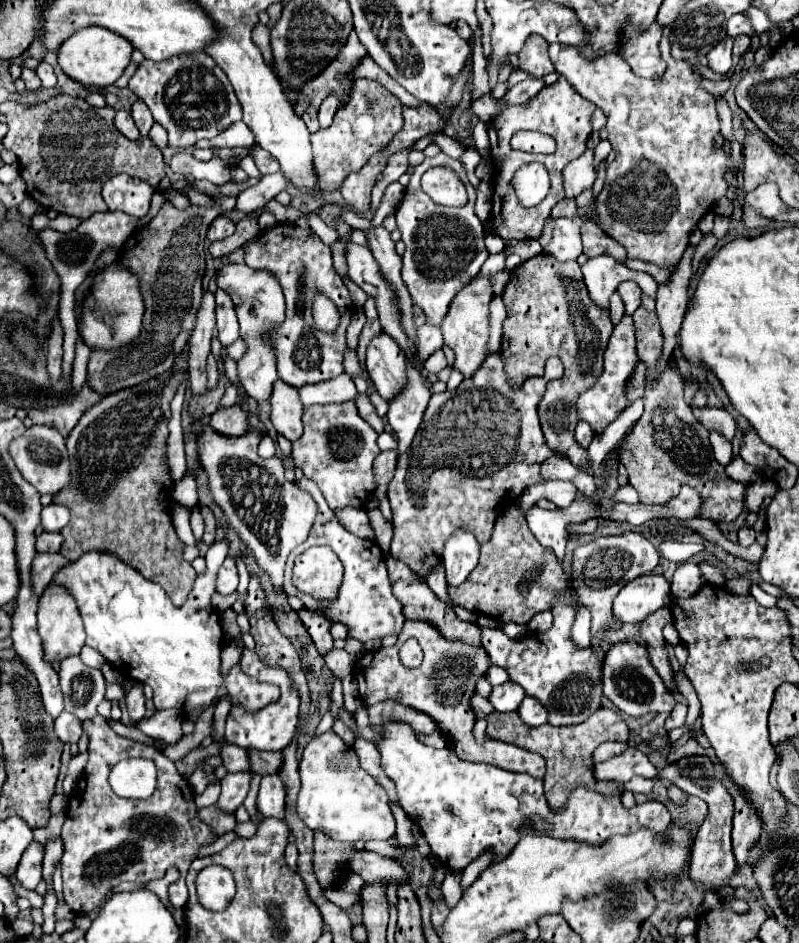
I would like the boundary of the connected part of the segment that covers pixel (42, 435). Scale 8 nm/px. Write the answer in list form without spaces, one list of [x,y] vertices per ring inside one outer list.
[[[46,425],[28,427],[18,439],[10,443],[10,455],[22,477],[30,485],[34,485],[40,495],[44,493],[56,495],[62,487],[66,487],[66,483],[70,483],[70,461],[66,451],[66,439],[54,427],[46,427]]]

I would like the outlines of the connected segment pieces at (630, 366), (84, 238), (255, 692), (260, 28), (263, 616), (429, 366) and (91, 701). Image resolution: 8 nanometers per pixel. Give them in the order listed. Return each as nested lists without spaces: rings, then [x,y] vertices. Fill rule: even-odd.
[[[624,315],[622,321],[614,327],[608,347],[604,351],[604,371],[598,377],[598,381],[584,391],[578,401],[576,401],[576,415],[578,421],[586,421],[596,435],[600,435],[626,407],[630,407],[630,401],[626,397],[626,383],[634,373],[634,367],[638,363],[638,353],[636,353],[636,335],[634,335],[634,321],[630,315]]]
[[[106,211],[106,213],[98,213],[98,215],[92,215],[90,219],[82,221],[82,225],[76,231],[70,231],[70,233],[58,233],[58,231],[52,231],[52,229],[44,229],[44,231],[38,233],[38,237],[44,243],[44,249],[48,253],[48,259],[52,261],[54,269],[58,271],[58,275],[62,279],[60,323],[62,323],[62,329],[64,329],[64,363],[62,363],[62,373],[64,375],[68,375],[72,371],[74,345],[76,345],[76,339],[78,339],[76,313],[74,313],[74,291],[86,279],[90,269],[94,267],[98,255],[106,247],[120,249],[120,245],[128,239],[130,231],[134,231],[136,225],[138,225],[138,217],[132,217],[132,215],[126,215],[126,213],[116,213],[116,211]]]
[[[222,539],[222,541],[216,541],[214,545],[210,545],[210,549],[206,553],[206,571],[196,575],[192,593],[188,595],[188,599],[182,607],[174,607],[172,601],[168,601],[168,595],[164,593],[162,587],[158,587],[156,583],[152,583],[148,579],[142,579],[142,575],[138,575],[138,571],[132,571],[126,563],[122,563],[120,559],[106,555],[106,553],[90,551],[90,553],[82,555],[82,559],[64,567],[54,577],[54,583],[64,585],[72,591],[72,595],[80,607],[82,621],[84,621],[86,645],[100,651],[106,657],[106,661],[110,665],[114,665],[122,675],[130,677],[132,681],[136,677],[138,683],[150,685],[154,691],[156,709],[176,707],[184,713],[204,711],[210,705],[216,705],[220,699],[228,697],[228,701],[232,705],[240,705],[246,711],[254,713],[270,703],[276,703],[280,699],[280,689],[272,683],[260,683],[260,681],[250,679],[248,675],[242,673],[242,669],[238,665],[234,665],[228,671],[228,675],[222,675],[222,671],[220,671],[222,635],[216,635],[216,633],[222,629],[220,629],[220,615],[212,609],[210,597],[214,593],[216,573],[222,567],[226,555],[228,555],[228,539]]]
[[[258,23],[258,25],[254,27],[254,31],[252,31],[252,41],[254,41],[254,43],[258,45],[258,49],[262,51],[266,65],[272,65],[272,63],[274,63],[274,57],[272,57],[272,49],[270,49],[270,33],[268,33],[266,25]]]
[[[252,573],[250,575],[250,585],[248,585],[248,595],[244,599],[244,611],[250,619],[250,635],[254,637],[256,641],[256,653],[258,657],[264,661],[264,663],[270,663],[270,665],[278,665],[278,667],[286,667],[286,671],[290,671],[290,677],[294,679],[294,683],[298,683],[298,689],[300,689],[300,695],[302,695],[302,707],[300,707],[300,725],[306,723],[308,719],[308,707],[310,707],[310,695],[308,695],[308,685],[306,685],[306,677],[304,677],[304,671],[300,667],[300,657],[296,653],[296,649],[292,647],[292,643],[278,631],[274,619],[270,617],[270,605],[266,603],[266,593],[260,585],[260,579]]]
[[[436,351],[436,353],[426,361],[426,365],[424,365],[424,369],[426,369],[430,375],[440,373],[444,367],[446,367],[446,357],[444,357],[442,351]]]
[[[66,657],[60,663],[60,687],[62,687],[62,695],[64,695],[68,713],[74,713],[80,721],[86,721],[98,715],[96,707],[104,699],[104,689],[106,689],[106,681],[98,669],[86,667],[80,661],[80,657]]]

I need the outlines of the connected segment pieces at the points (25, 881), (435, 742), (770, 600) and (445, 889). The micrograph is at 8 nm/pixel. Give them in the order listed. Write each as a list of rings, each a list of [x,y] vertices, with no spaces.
[[[32,843],[26,849],[26,853],[24,853],[24,857],[22,857],[20,865],[18,865],[16,877],[18,877],[18,881],[26,889],[36,889],[36,885],[40,883],[40,863],[42,863],[42,855],[44,853],[42,853],[40,845],[38,843]]]
[[[416,733],[416,739],[424,745],[432,745],[432,747],[446,747],[446,739],[442,739],[440,733],[432,733],[432,735],[420,735]]]
[[[753,583],[750,587],[750,594],[756,599],[756,601],[763,607],[774,607],[778,601],[777,597],[769,595],[764,592],[760,586],[756,583]]]
[[[448,871],[446,873],[446,879],[442,883],[442,895],[444,895],[444,901],[446,901],[446,907],[452,909],[458,899],[462,897],[462,887],[460,887],[460,877],[462,877],[462,871]]]

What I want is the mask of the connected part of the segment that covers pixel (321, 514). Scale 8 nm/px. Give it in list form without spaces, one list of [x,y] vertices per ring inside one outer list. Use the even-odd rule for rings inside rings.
[[[300,479],[298,481],[298,487],[306,493],[310,493],[318,505],[318,513],[316,513],[316,519],[314,519],[314,525],[310,529],[310,535],[308,539],[298,545],[290,557],[288,557],[288,563],[286,563],[286,571],[284,571],[284,591],[286,595],[296,595],[304,601],[304,607],[306,609],[316,609],[316,599],[298,591],[290,577],[292,577],[292,563],[294,559],[306,551],[308,547],[314,547],[314,545],[328,545],[334,549],[336,555],[340,555],[340,561],[344,563],[344,579],[342,579],[342,587],[340,587],[340,595],[338,599],[330,605],[328,609],[328,615],[330,619],[336,623],[344,623],[348,629],[350,629],[350,637],[358,639],[358,641],[368,641],[368,639],[376,639],[376,637],[386,637],[386,635],[398,635],[402,631],[402,623],[404,623],[404,613],[402,613],[402,603],[394,597],[392,593],[392,585],[390,585],[390,579],[388,579],[388,571],[386,571],[386,563],[384,563],[384,555],[382,555],[382,549],[380,547],[374,547],[372,541],[366,541],[366,539],[360,539],[356,535],[352,535],[350,531],[346,531],[334,517],[332,509],[328,507],[324,495],[320,493],[320,489],[316,487],[314,481],[310,479]]]

